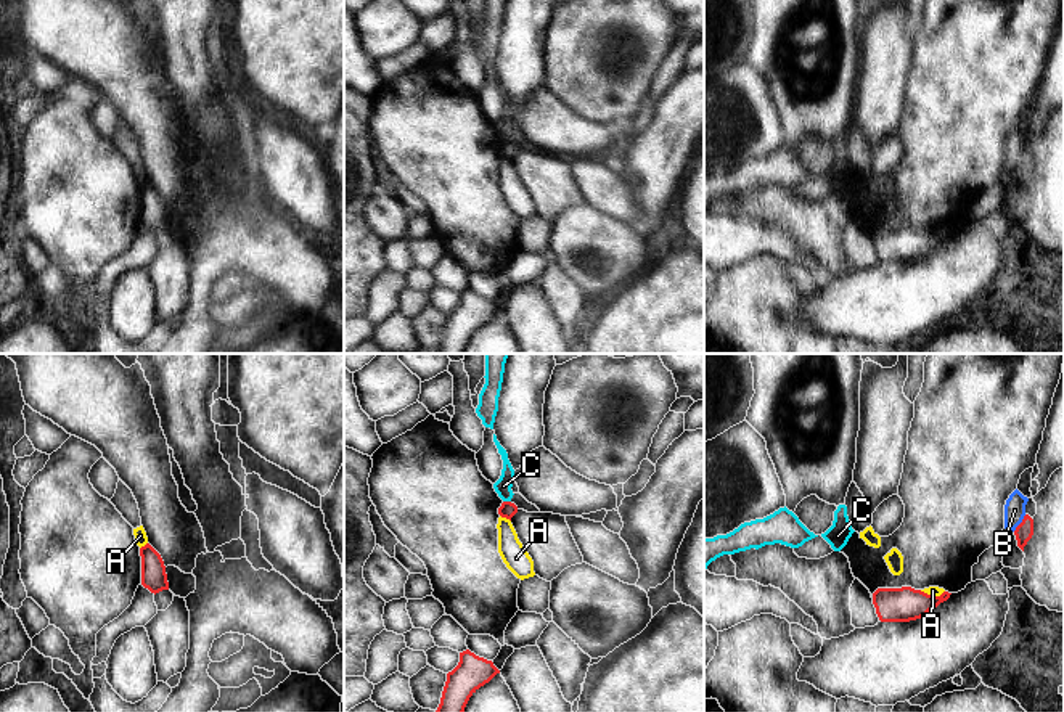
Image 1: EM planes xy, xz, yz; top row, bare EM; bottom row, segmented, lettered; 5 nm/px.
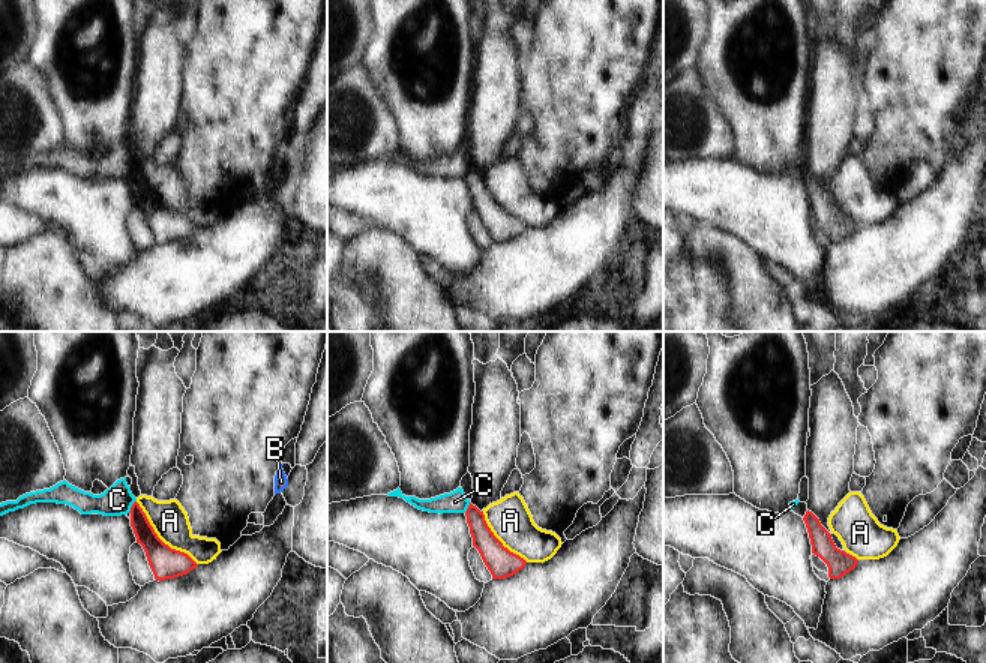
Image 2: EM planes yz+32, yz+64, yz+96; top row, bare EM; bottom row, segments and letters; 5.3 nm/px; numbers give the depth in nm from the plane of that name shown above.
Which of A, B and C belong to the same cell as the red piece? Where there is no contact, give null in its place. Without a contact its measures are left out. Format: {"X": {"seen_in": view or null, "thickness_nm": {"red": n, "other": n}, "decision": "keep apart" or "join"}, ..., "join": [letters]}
{"A": {"seen_in": "xz", "thickness_nm": {"red": 80, "other": 130}, "decision": "keep apart"}, "B": {"seen_in": "yz", "thickness_nm": {"red": 90, "other": 110}, "decision": "keep apart"}, "C": {"seen_in": "xz", "thickness_nm": {"red": 80, "other": 80}, "decision": "keep apart"}, "join": []}

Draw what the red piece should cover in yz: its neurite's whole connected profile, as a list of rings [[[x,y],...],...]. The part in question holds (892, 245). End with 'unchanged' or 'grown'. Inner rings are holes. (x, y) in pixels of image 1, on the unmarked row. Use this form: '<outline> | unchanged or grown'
[[[911,227],[878,228],[873,233],[873,244],[881,262],[910,262],[935,249],[950,235],[943,231],[940,236],[932,236]]] | unchanged

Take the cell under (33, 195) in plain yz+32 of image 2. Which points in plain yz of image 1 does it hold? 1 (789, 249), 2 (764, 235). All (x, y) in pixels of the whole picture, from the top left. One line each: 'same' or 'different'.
1: different
2: different

